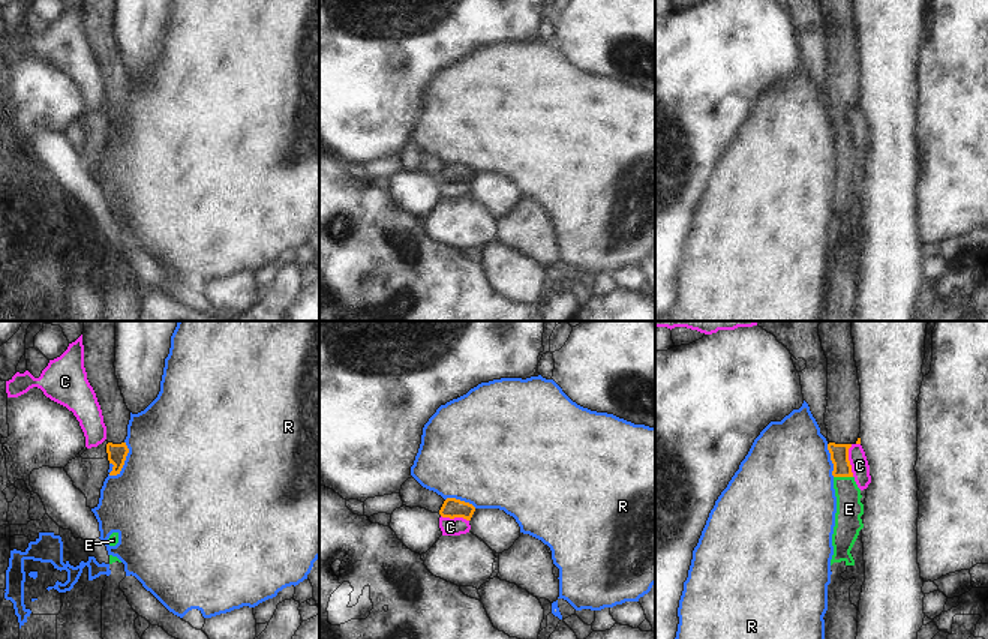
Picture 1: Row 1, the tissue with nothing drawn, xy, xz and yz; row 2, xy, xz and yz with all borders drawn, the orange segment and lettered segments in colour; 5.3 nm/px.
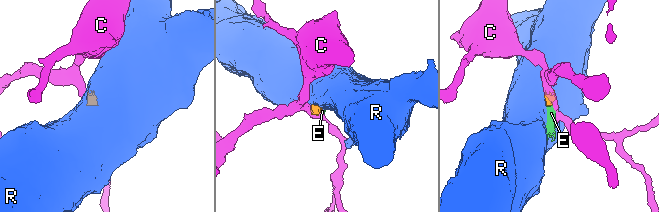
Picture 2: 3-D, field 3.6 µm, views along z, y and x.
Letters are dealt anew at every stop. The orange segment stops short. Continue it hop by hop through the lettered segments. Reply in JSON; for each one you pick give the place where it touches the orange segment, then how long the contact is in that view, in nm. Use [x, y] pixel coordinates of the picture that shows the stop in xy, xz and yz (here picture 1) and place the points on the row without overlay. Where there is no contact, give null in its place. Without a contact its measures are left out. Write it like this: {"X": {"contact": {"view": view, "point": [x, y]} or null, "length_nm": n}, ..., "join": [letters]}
{"E": {"contact": {"view": "yz", "point": [843, 140]}, "length_nm": 100}, "join": ["E"]}

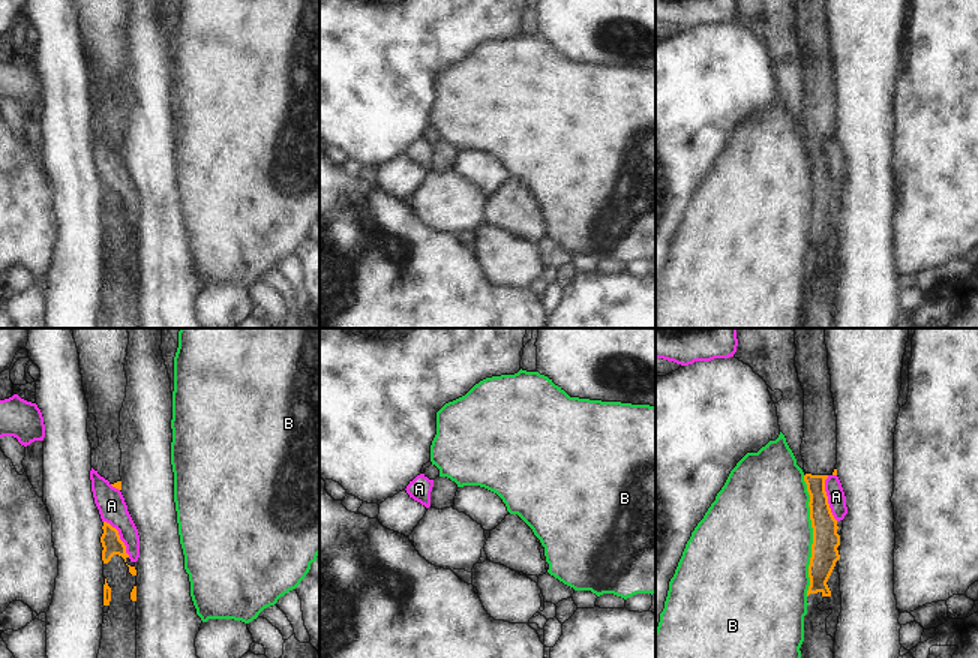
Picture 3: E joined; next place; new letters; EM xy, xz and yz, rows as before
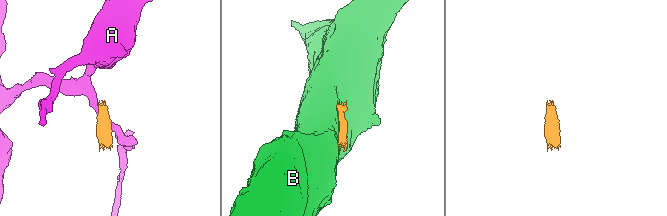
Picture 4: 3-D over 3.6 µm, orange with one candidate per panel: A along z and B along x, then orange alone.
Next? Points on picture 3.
{"join": []}

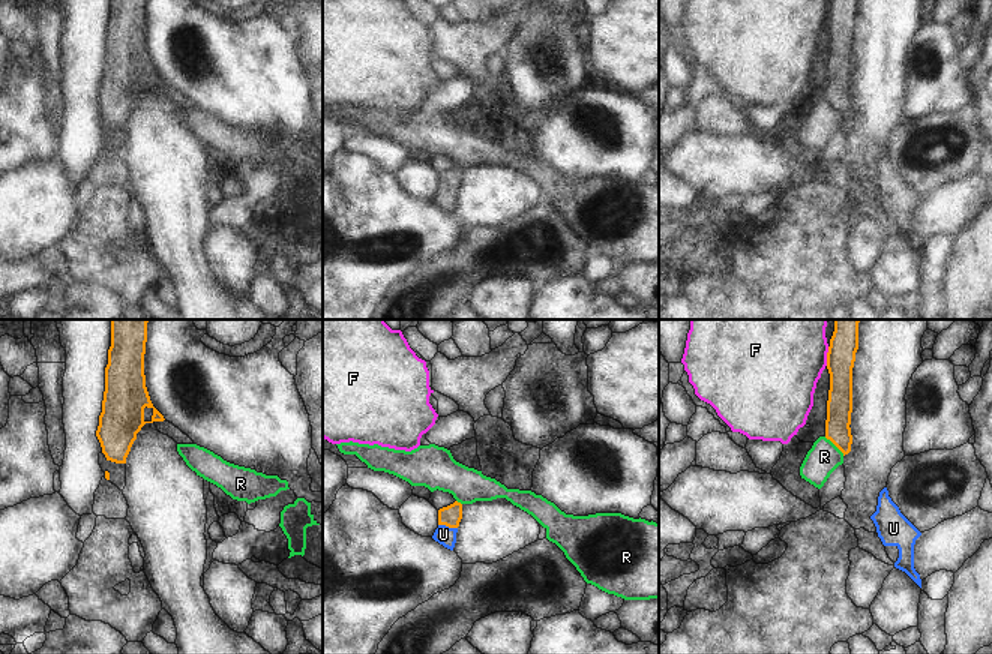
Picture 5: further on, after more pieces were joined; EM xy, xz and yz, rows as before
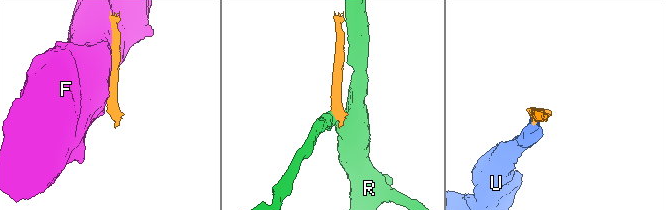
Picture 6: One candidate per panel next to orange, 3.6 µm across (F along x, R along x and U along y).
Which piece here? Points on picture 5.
{"U": {"contact": {"view": "xz", "point": [447, 189]}, "length_nm": 110}, "join": ["U"]}

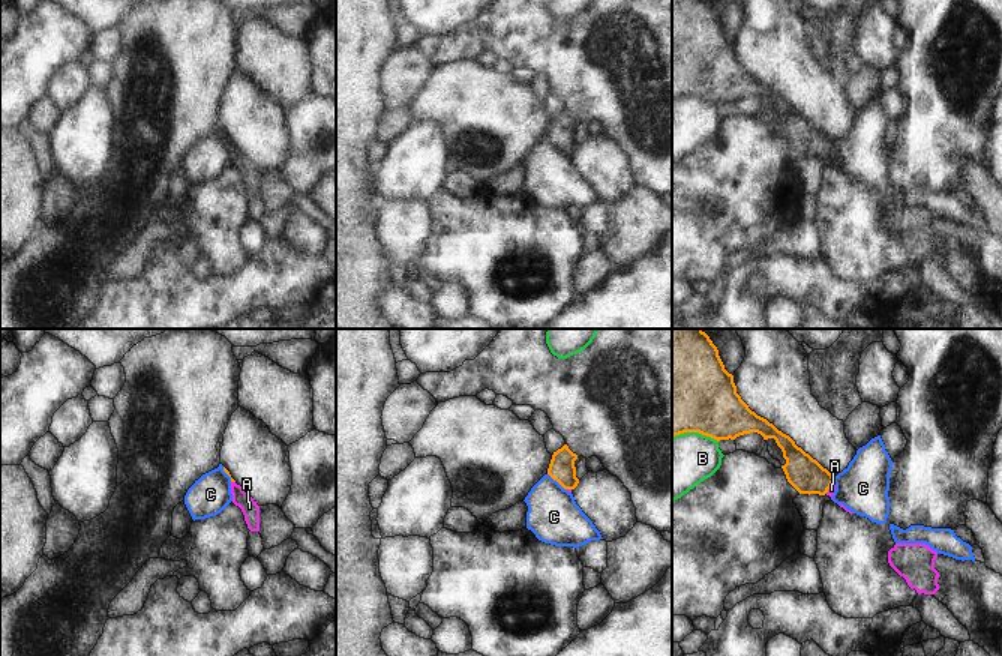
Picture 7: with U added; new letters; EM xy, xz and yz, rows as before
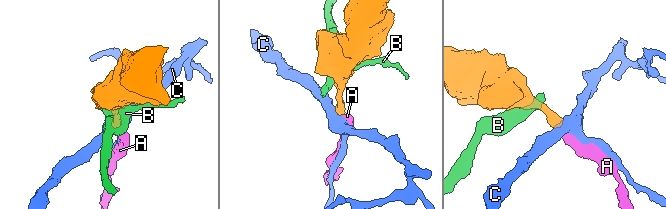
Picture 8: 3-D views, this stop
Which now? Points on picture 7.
{"A": {"contact": {"view": "yz", "point": [830, 150]}, "length_nm": 70}, "join": ["A"]}

